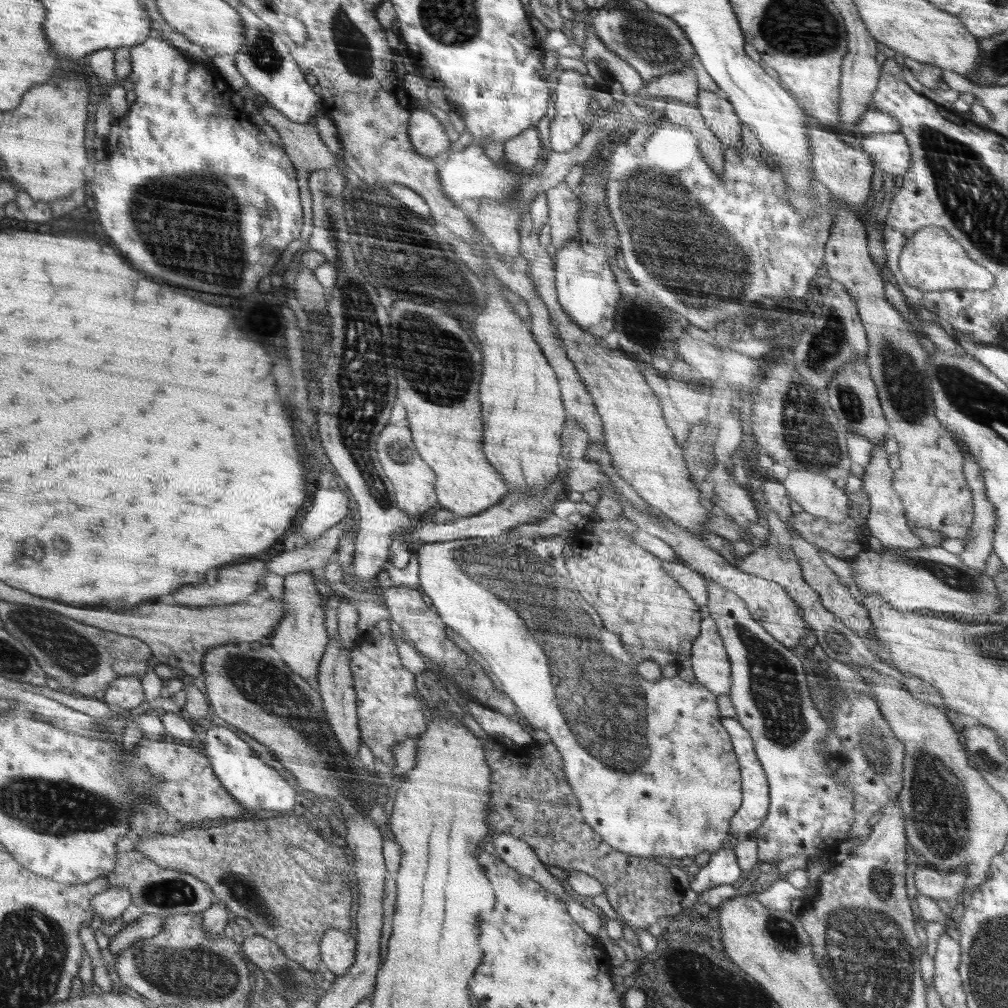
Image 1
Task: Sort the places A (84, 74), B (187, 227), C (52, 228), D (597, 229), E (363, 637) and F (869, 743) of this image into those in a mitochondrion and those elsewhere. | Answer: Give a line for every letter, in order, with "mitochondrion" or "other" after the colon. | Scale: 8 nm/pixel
A: other
B: mitochondrion
C: other
D: mitochondrion
E: other
F: mitochondrion

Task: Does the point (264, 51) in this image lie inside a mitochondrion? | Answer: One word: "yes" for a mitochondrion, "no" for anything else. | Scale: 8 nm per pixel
yes

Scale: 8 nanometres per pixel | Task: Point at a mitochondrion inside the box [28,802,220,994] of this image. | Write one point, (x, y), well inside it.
(159, 892)

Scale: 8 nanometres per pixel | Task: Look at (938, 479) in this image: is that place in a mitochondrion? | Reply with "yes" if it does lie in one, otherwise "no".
no

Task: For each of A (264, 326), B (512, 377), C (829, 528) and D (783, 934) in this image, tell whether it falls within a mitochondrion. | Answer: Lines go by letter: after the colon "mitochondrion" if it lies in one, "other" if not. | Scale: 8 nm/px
A: other
B: other
C: other
D: mitochondrion

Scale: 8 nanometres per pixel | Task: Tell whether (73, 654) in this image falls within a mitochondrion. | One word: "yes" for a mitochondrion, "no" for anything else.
yes

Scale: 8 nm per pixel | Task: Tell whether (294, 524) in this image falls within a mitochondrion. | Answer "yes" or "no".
no

